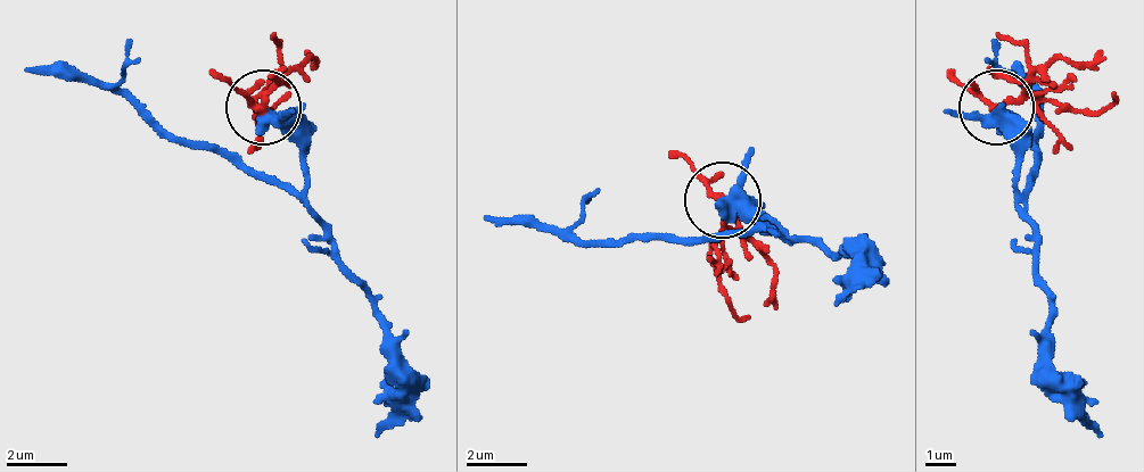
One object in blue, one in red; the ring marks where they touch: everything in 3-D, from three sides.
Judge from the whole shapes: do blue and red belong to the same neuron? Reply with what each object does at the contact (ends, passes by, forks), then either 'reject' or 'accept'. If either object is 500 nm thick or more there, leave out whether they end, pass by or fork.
blue passes by; red forks; reject

